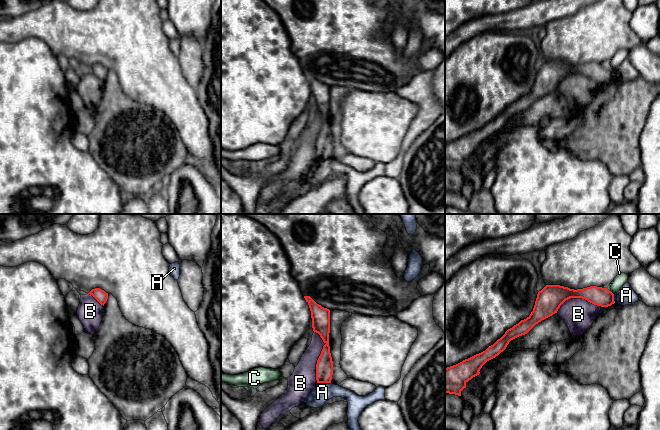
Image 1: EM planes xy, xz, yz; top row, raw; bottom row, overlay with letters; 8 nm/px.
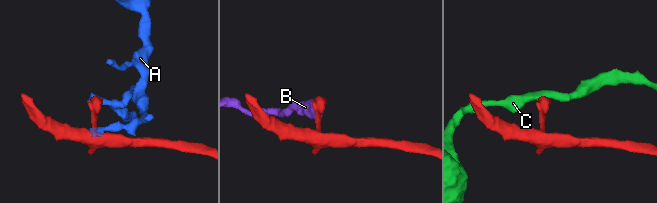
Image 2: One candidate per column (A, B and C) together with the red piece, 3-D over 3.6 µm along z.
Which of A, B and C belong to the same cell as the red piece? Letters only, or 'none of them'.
none of them

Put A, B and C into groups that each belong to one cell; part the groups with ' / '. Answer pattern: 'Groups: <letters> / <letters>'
Groups: A / B / C

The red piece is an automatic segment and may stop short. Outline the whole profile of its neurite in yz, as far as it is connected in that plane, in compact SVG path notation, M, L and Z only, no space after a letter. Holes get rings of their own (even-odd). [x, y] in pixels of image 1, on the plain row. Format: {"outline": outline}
{"outline": "M546 61L538 68L533 87L526 95L508 105L485 127L445 144L445 169L461 172L466 159L480 150L480 145L487 137L503 128L511 116L527 110L536 100L557 89L560 82L570 74L582 74L601 83L615 79L614 70L607 64L590 62L574 66L560 61Z"}

